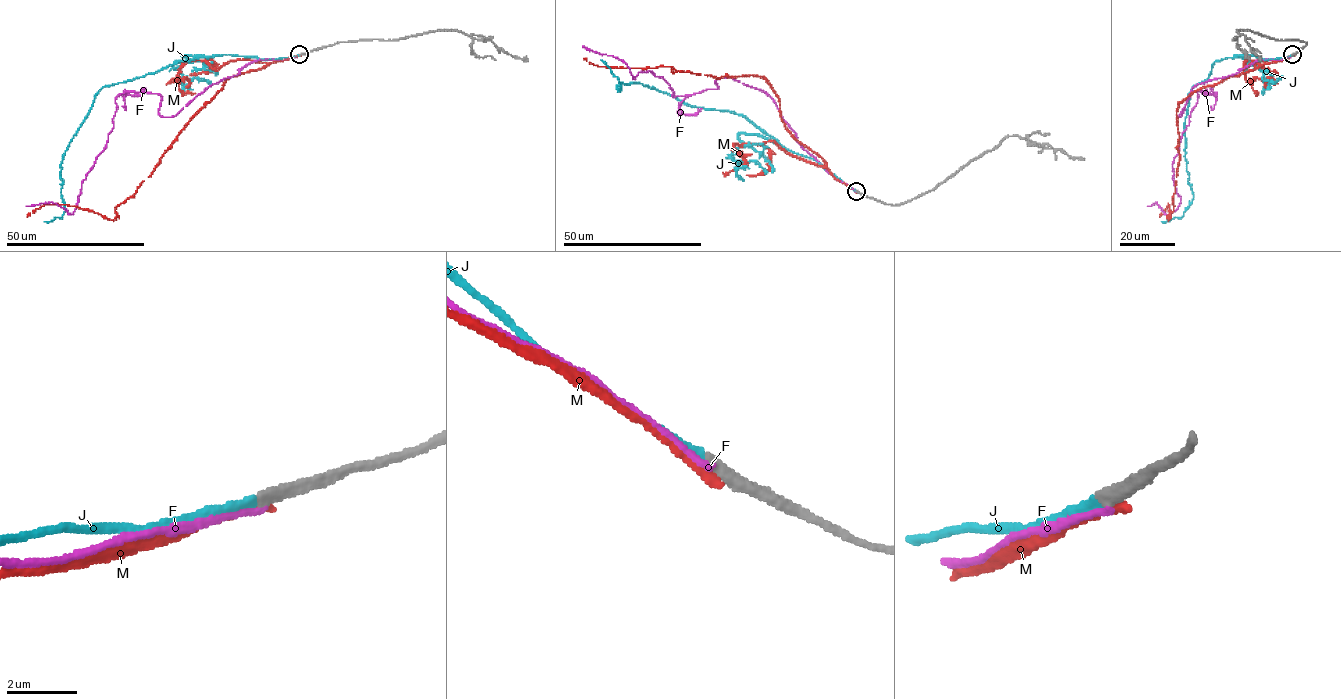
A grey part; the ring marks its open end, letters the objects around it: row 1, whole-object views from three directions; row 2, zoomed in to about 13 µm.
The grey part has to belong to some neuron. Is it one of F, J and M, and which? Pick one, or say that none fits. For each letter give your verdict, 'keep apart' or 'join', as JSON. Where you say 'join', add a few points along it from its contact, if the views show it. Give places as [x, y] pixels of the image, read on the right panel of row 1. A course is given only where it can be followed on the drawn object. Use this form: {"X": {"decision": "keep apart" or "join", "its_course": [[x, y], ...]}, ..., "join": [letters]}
{"F": {"decision": "keep apart"}, "J": {"decision": "join", "its_course": [[1292, 55], [1217, 59], [1208, 77], [1193, 86], [1184, 133], [1192, 202], [1181, 217], [1161, 221]]}, "M": {"decision": "keep apart"}, "join": ["J"]}

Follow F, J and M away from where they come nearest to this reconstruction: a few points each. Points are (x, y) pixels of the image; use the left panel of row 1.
F: (300, 55), (253, 61), (173, 116), (159, 114), (160, 94), (121, 93), (75, 209), (26, 205)
J: (299, 55), (259, 59), (198, 57), (104, 86), (61, 162), (64, 210), (61, 217), (44, 221)
M: (299, 55), (230, 76), (135, 192), (116, 208), (114, 220), (75, 206), (54, 205), (41, 205), (27, 217)

